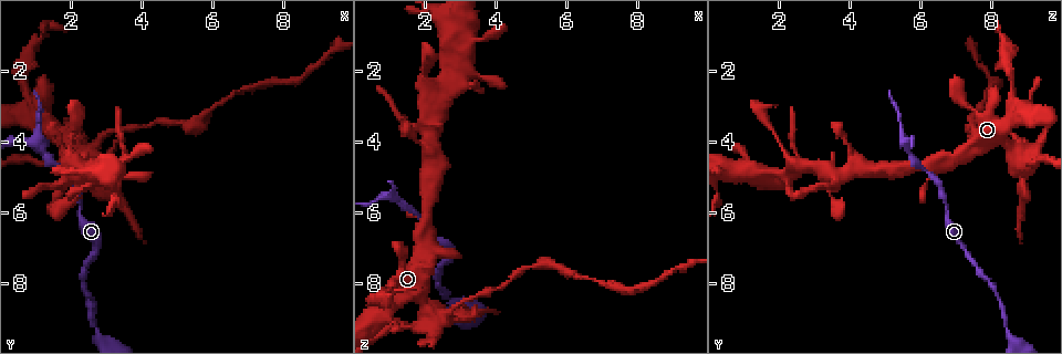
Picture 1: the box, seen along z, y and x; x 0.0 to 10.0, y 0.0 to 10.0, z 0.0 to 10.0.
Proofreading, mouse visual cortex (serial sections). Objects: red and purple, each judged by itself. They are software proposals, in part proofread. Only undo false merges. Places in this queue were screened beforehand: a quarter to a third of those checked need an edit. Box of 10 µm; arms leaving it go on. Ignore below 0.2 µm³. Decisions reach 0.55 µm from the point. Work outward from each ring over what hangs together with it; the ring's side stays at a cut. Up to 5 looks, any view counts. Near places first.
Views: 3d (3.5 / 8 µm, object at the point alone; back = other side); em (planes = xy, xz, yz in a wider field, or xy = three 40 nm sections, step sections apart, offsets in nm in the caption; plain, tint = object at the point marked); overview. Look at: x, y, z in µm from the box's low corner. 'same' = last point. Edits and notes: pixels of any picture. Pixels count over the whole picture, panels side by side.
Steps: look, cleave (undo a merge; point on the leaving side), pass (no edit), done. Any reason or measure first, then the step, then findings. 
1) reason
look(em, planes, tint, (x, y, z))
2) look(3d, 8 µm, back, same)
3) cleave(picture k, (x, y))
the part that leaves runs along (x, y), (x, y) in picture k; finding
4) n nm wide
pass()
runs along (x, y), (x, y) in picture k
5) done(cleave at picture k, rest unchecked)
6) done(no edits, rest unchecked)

sharp bend
look(3d, 3.5 µm, (2.45, 4.30, 8.90))

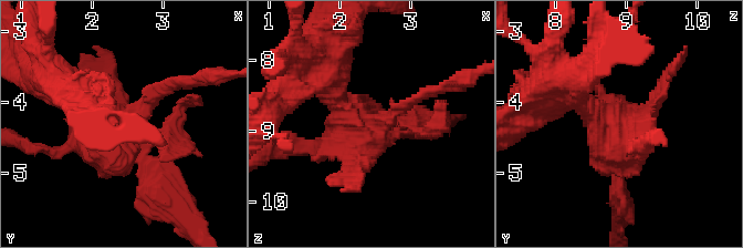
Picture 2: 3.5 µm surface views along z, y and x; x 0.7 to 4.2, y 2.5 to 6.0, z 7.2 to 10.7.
need the tissue
look(em, planes, tint, (2.45, 4.35, 8.95))

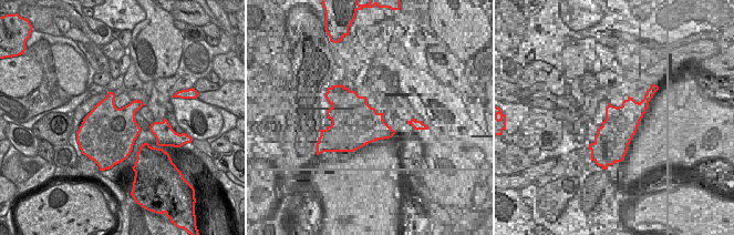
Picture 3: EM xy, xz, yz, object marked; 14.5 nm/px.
cleave(picture 2, (138, 106))
the part that leaves runs along (342, 106), (376, 126), (410, 104) in picture 2; two cells meet here

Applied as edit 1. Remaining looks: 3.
see it whole again
look(overview)

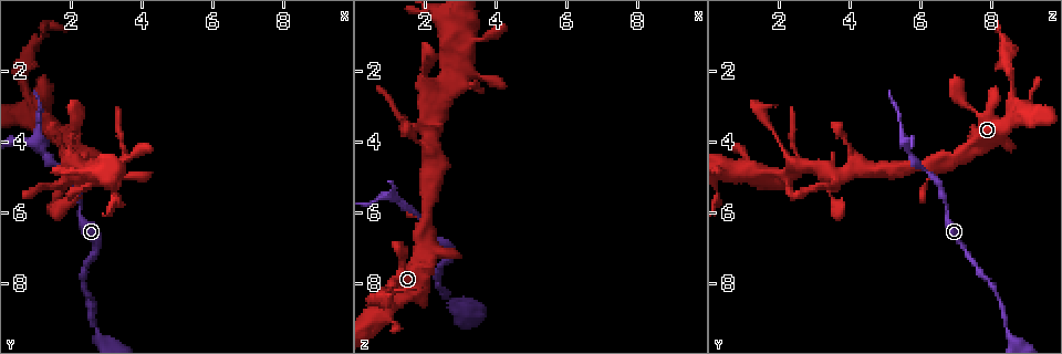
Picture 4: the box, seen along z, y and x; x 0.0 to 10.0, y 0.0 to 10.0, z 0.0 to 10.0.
abrupt turn
look(3d, 3.5 µm, (1.05, 3.95, 5.50))

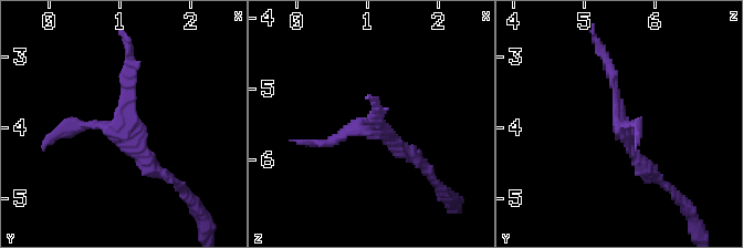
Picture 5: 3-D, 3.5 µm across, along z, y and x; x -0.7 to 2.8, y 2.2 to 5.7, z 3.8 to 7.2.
pass()
runs along (163, 172), (112, 124), (67, 127), (54, 142) in picture 5; continuous, no second cell

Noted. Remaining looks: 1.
done(cleave at picture 2, rest unchecked)

